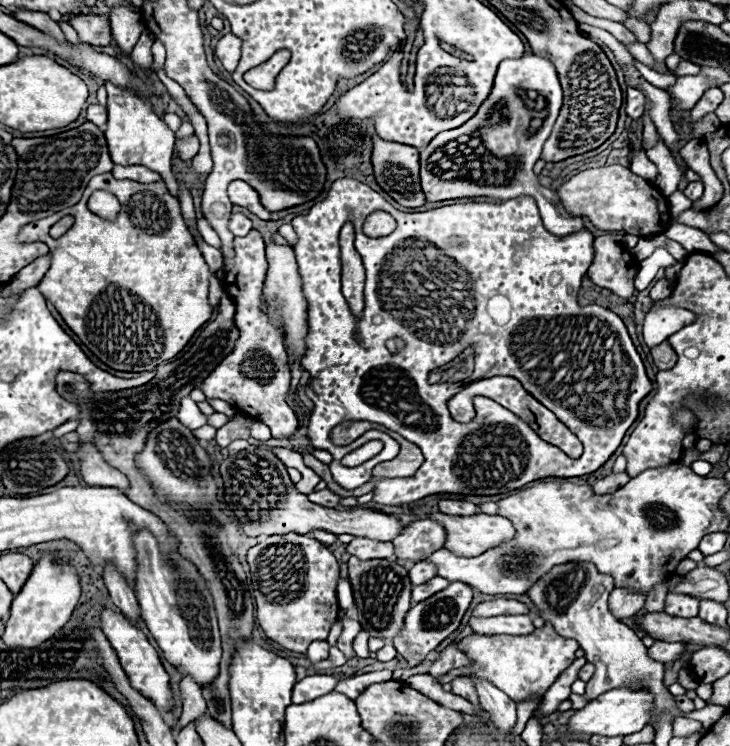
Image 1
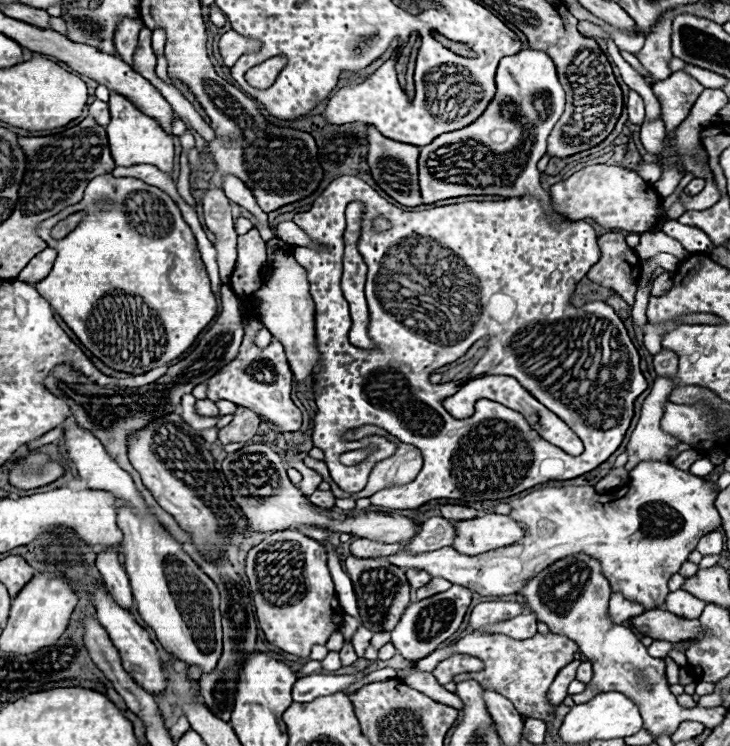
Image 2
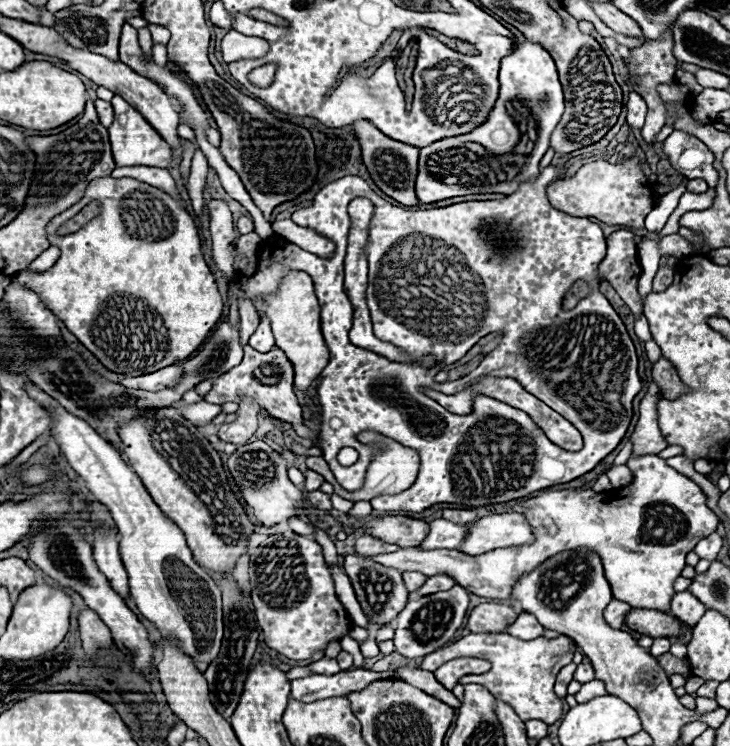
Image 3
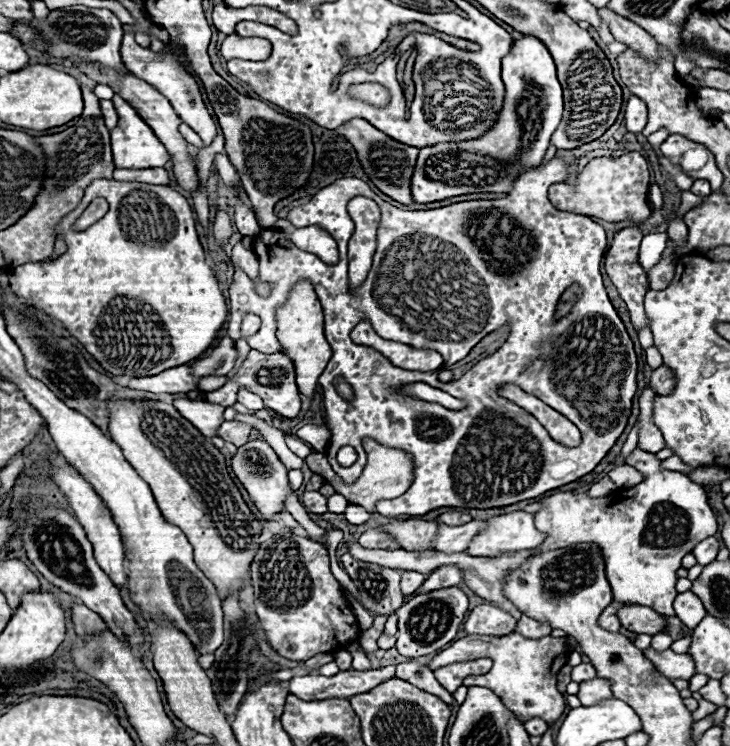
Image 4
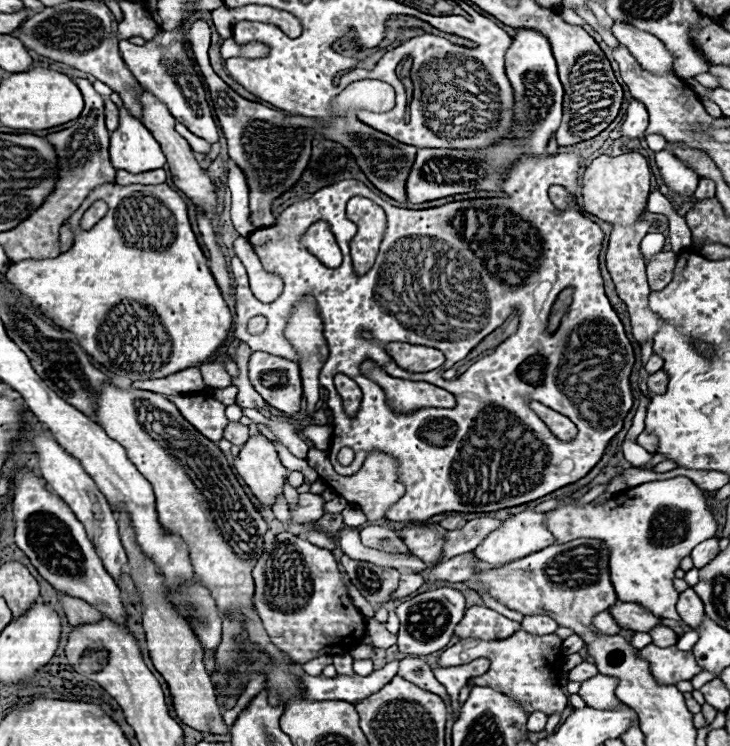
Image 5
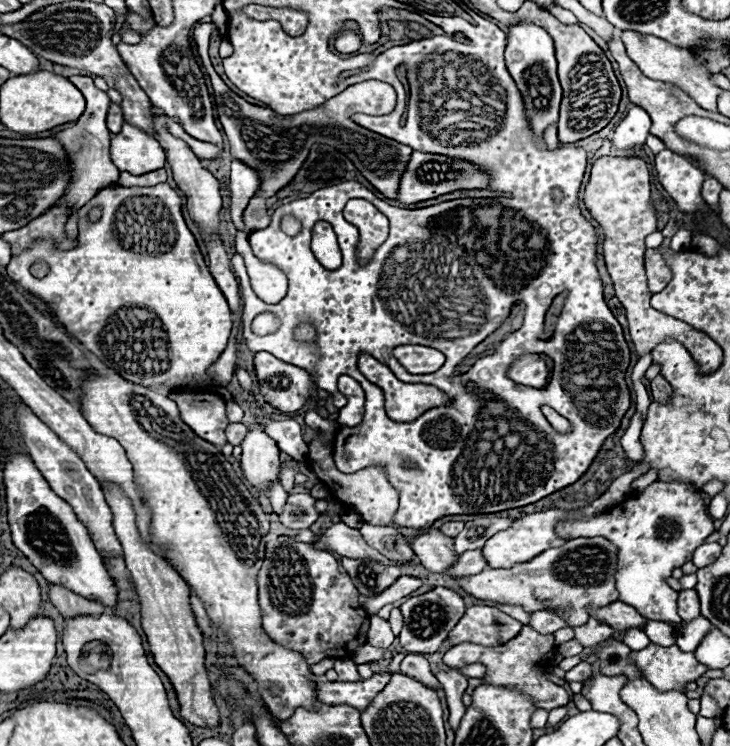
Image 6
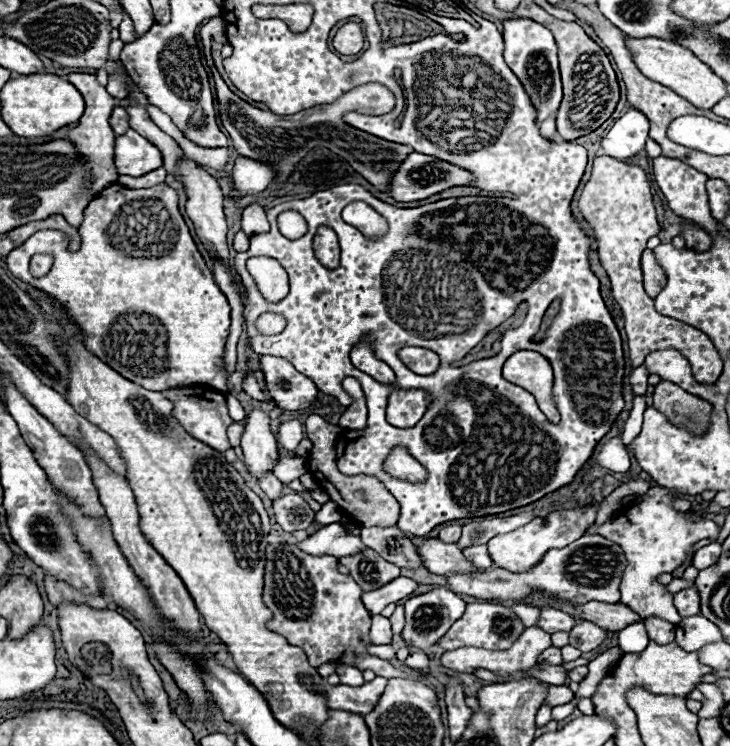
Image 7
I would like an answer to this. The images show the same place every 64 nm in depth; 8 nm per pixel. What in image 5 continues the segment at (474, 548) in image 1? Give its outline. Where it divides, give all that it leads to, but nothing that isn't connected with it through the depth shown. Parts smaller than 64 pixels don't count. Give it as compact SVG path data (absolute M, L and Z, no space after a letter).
M520 512L516 516L510 516L508 520L504 520L502 528L494 530L476 550L474 554L478 556L478 560L484 560L486 564L490 564L492 568L498 568L498 566L504 566L508 562L514 562L514 560L520 560L524 556L530 556L534 552L540 552L542 548L546 546L552 546L554 544L554 536L552 532L544 526L544 520L546 520L546 514L544 512Z

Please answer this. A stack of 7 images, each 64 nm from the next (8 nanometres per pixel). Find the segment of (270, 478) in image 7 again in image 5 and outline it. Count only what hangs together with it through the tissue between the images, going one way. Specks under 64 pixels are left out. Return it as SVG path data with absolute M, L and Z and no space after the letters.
M283 494L279 495L272 506L272 511L280 522L288 522L290 514L288 514L288 505L286 498Z

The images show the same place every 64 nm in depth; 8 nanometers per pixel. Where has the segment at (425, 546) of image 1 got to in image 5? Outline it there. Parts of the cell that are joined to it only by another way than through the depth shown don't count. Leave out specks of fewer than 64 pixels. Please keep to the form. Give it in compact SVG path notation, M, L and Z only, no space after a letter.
M476 518L476 520L466 522L464 528L448 532L446 544L444 544L446 558L452 558L452 556L458 556L458 554L464 554L464 552L472 552L500 524L502 522L496 520L496 518Z

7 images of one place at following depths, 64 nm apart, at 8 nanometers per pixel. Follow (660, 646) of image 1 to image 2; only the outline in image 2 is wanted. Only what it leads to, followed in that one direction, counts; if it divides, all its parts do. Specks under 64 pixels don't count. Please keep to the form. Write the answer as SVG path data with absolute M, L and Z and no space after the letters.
M654 640L652 646L650 646L648 650L650 650L650 654L652 654L654 658L664 658L664 656L668 656L668 652L672 650L672 642L666 642L666 640Z

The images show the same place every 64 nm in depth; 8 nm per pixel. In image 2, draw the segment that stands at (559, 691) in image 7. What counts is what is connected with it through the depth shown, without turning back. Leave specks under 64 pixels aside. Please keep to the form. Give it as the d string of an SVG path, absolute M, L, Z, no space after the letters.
M474 632L474 634L468 634L468 636L460 638L452 646L434 650L430 656L422 658L420 662L416 662L416 666L412 670L432 672L438 666L440 660L444 660L446 656L454 656L454 654L476 656L476 658L480 658L486 664L486 668L482 672L458 674L454 678L454 682L476 680L476 682L480 682L480 686L490 688L492 692L498 692L498 694L506 696L514 704L514 708L518 710L518 714L522 714L526 718L538 718L538 720L550 722L556 716L556 706L552 706L548 702L548 688L554 682L554 676L564 666L574 660L574 652L578 652L578 646L570 638L558 636L558 634L548 634L548 636L536 634L534 638L514 640L514 638L504 636L504 634Z

